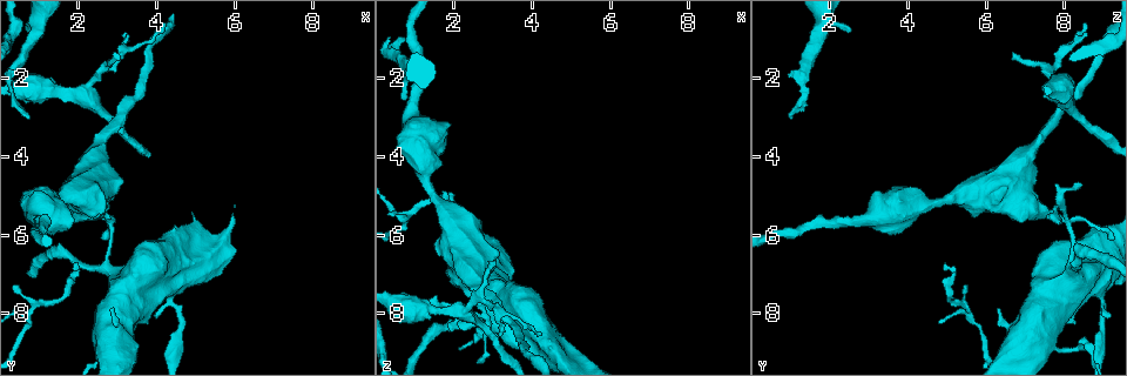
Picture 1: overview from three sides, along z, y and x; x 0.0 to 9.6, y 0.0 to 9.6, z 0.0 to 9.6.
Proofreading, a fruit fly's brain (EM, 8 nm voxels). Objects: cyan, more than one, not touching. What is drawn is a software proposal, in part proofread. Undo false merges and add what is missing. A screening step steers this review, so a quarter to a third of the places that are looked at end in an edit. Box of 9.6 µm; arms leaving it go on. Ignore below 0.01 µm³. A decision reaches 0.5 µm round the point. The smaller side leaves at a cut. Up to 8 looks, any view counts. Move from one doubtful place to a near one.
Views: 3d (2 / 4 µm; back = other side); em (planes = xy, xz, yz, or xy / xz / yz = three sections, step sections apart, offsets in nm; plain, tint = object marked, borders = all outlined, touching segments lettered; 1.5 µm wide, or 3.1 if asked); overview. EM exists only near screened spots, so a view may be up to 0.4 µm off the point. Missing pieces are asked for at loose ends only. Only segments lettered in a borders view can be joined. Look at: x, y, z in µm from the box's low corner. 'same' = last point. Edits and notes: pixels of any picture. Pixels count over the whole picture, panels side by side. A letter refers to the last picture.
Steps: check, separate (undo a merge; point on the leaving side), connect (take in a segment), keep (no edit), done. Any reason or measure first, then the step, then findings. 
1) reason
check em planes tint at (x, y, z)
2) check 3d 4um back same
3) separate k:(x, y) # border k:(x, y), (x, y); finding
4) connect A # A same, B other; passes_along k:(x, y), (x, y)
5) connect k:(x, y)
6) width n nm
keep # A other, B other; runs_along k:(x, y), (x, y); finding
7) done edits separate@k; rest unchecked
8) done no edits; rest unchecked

thin arm on a thick one
check 3d 4um at (2.80, 6.65, 8.15)

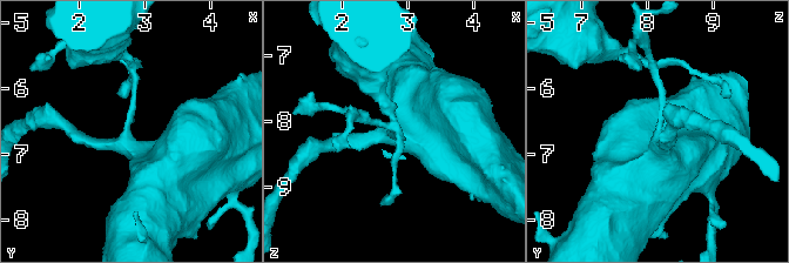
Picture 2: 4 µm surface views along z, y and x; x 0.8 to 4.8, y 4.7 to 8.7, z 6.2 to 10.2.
arms 3; shape alone is not enough
check em planes borders at (2.75, 6.60, 8.20)

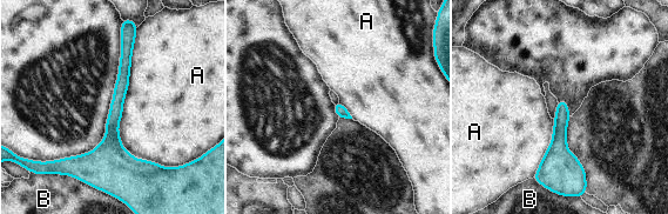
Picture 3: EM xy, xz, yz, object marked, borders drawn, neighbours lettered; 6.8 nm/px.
keep # A other, B other; border 3:(132, 51), (120, 144), (187, 165); all the same neuron

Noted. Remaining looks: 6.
tapers out
check em xz step 8 borders at (1.95, 6.70, 4.95)

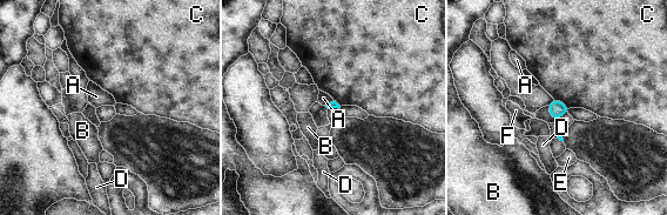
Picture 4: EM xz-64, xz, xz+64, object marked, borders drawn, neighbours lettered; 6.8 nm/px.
another direction
check em planes borders same

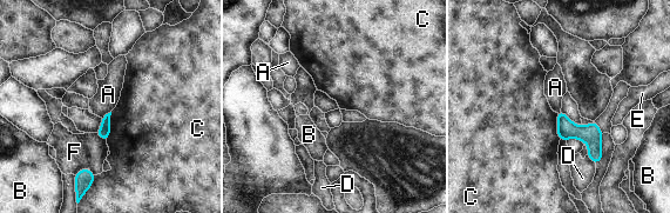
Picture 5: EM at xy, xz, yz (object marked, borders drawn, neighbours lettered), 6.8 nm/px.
width 80 nm
keep # A other, B other, C other, D other, E other, F other; border 5:(110, 111), (101, 118); no lettered segment goes on from it

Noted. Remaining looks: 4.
branch stops here
check em planes borders at (0.70, 0.75, 2.60)

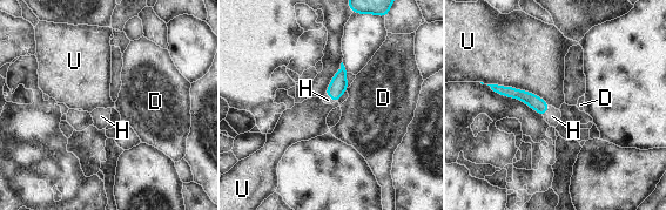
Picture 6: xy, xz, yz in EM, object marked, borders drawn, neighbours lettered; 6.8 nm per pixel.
connect H # D other, H same, U other; passes_along 6:(535, 102), (545, 112), (552, 116); the neuron continues

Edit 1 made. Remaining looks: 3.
done edits connect@6; rest unchecked

